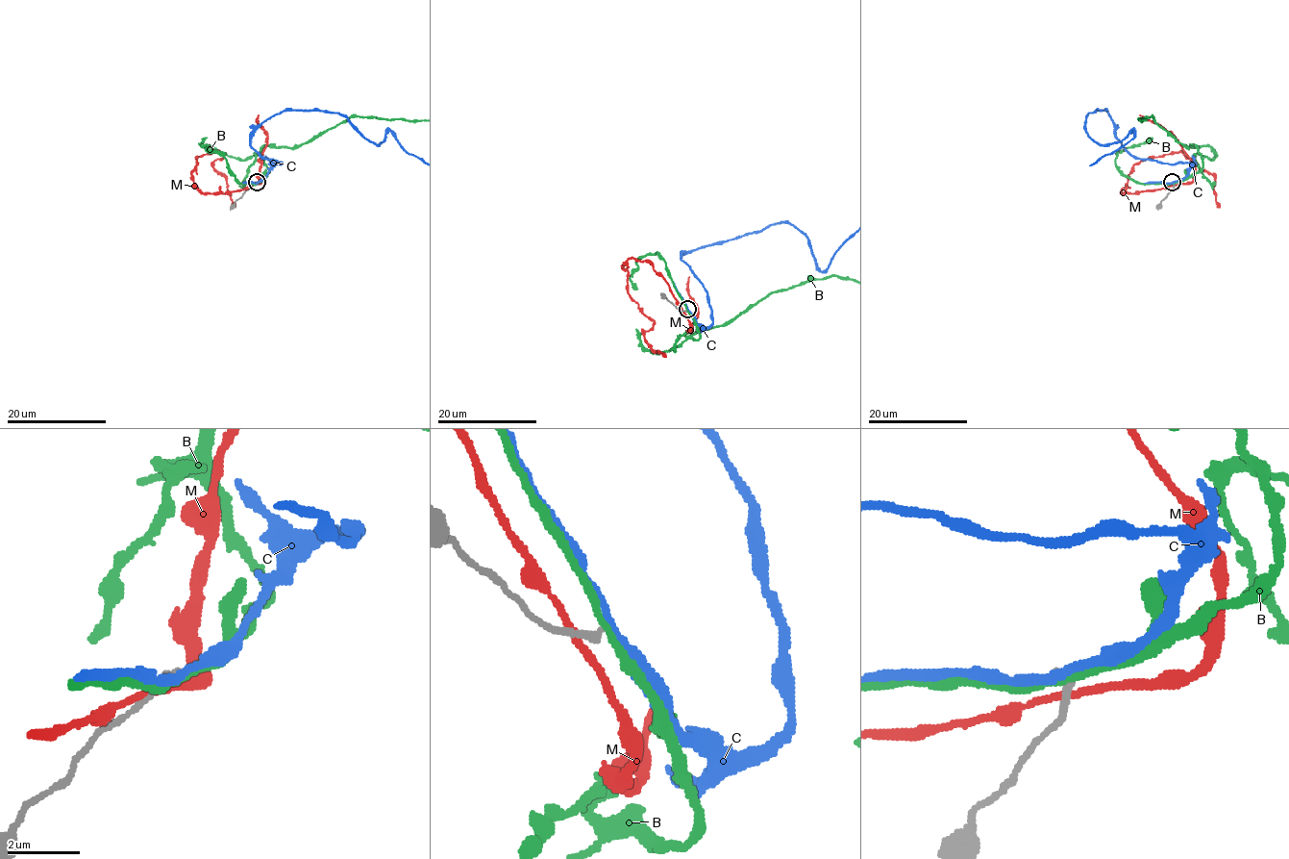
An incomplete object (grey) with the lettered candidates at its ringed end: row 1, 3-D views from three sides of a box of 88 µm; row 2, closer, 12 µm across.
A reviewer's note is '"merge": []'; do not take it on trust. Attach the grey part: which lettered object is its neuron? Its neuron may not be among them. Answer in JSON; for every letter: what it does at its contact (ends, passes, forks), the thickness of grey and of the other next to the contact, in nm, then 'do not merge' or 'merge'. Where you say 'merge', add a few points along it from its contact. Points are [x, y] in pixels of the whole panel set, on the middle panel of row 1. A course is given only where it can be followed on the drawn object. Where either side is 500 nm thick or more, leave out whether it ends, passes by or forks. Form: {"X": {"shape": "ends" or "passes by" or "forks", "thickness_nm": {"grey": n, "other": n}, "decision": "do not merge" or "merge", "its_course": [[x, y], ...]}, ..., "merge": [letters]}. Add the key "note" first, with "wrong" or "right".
{"note": "right", "B": {"shape": "passes by", "thickness_nm": {"grey": 240, "other": 190}, "decision": "do not merge"}, "C": {"shape": "passes by", "thickness_nm": {"grey": 220, "other": 200}, "decision": "do not merge"}, "M": {"shape": "passes by", "thickness_nm": {"grey": 260, "other": 190}, "decision": "do not merge"}, "merge": []}

